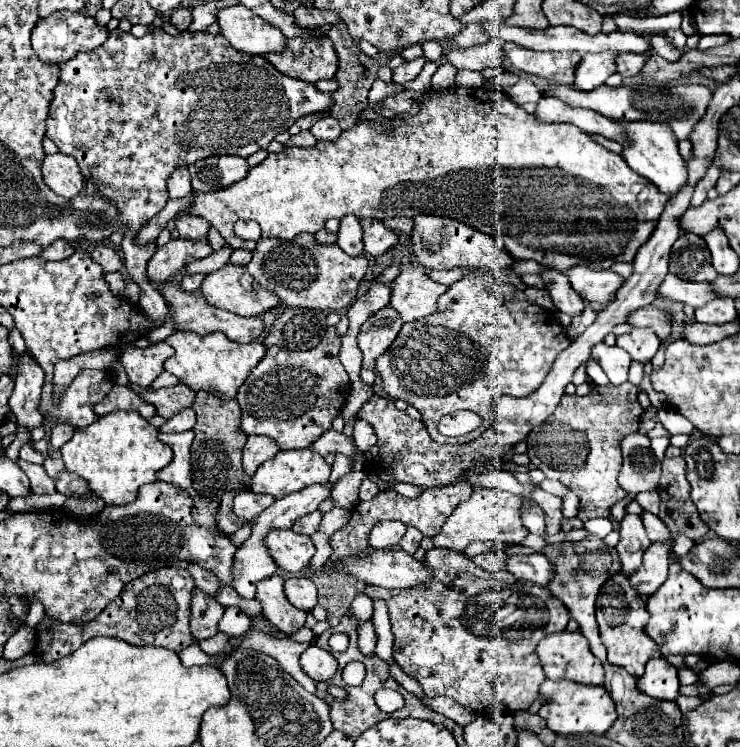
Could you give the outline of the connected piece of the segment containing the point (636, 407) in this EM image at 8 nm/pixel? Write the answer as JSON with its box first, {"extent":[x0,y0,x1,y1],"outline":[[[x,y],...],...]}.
{"extent":[528,382,642,522],"outline":[[[630,382],[612,388],[592,388],[588,396],[562,396],[556,412],[548,416],[534,432],[530,432],[528,456],[532,466],[540,468],[546,478],[560,480],[580,496],[578,518],[582,522],[592,518],[608,518],[612,504],[622,500],[626,492],[618,484],[622,466],[620,440],[638,430],[642,406],[638,404],[638,388]]]}

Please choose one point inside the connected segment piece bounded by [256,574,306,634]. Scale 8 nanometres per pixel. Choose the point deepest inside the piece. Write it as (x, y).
(276, 609)

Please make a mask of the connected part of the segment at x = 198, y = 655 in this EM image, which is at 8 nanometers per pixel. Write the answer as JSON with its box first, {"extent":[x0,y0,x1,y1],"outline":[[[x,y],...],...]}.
{"extent":[180,644,226,666],"outline":[[[192,644],[190,648],[184,648],[180,654],[180,662],[184,666],[196,666],[196,664],[212,664],[212,666],[218,666],[220,660],[224,660],[226,656],[224,654],[218,654],[218,656],[208,656],[200,650],[198,644]]]}

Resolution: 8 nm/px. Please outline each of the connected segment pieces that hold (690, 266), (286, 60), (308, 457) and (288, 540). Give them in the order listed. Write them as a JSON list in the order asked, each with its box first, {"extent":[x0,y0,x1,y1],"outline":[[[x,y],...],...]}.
[{"extent":[670,234,718,282],"outline":[[[696,234],[676,240],[670,256],[670,272],[678,274],[678,278],[682,276],[684,280],[694,282],[708,282],[718,276],[718,272],[712,268],[706,242]]]},{"extent":[264,36,338,82],"outline":[[[304,36],[288,38],[282,52],[268,52],[264,58],[278,72],[304,82],[332,80],[338,70],[338,56],[328,36],[320,40]]]},{"extent":[252,448,330,498],"outline":[[[312,448],[278,452],[272,460],[266,460],[264,464],[260,464],[256,474],[252,476],[252,490],[258,494],[272,494],[274,498],[282,498],[282,496],[298,492],[306,486],[324,484],[324,482],[328,482],[328,476],[330,476],[330,466]]]},{"extent":[266,530,316,574],"outline":[[[292,530],[270,532],[270,536],[266,536],[266,546],[270,550],[270,556],[276,560],[276,564],[292,574],[304,570],[316,552],[308,536],[296,534]]]}]

